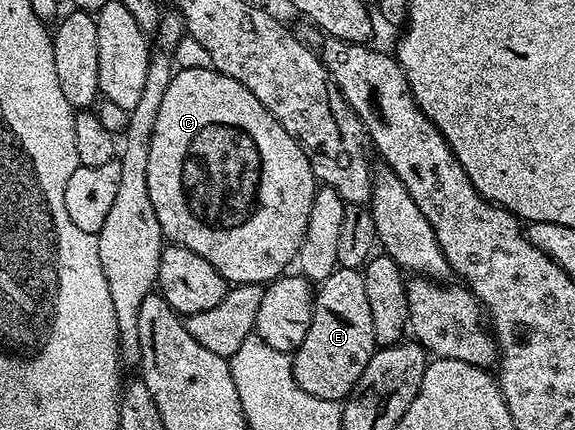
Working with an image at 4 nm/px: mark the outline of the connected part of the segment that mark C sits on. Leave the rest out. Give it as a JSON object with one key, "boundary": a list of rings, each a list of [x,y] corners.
{"boundary":[[[200,67],[199,69],[178,70],[167,85],[167,93],[163,93],[163,101],[159,105],[159,117],[155,117],[155,129],[149,142],[147,153],[147,193],[151,193],[151,209],[155,209],[155,217],[159,217],[162,236],[169,243],[178,243],[191,253],[199,253],[199,257],[207,257],[215,269],[231,285],[243,283],[259,283],[268,285],[274,279],[286,274],[285,267],[297,258],[297,250],[305,236],[307,229],[307,217],[311,213],[311,201],[313,194],[318,189],[318,182],[313,178],[313,170],[303,153],[303,149],[283,129],[279,121],[271,114],[262,103],[257,100],[255,93],[243,89],[239,81],[227,77],[222,71],[215,71],[212,67]]]}

